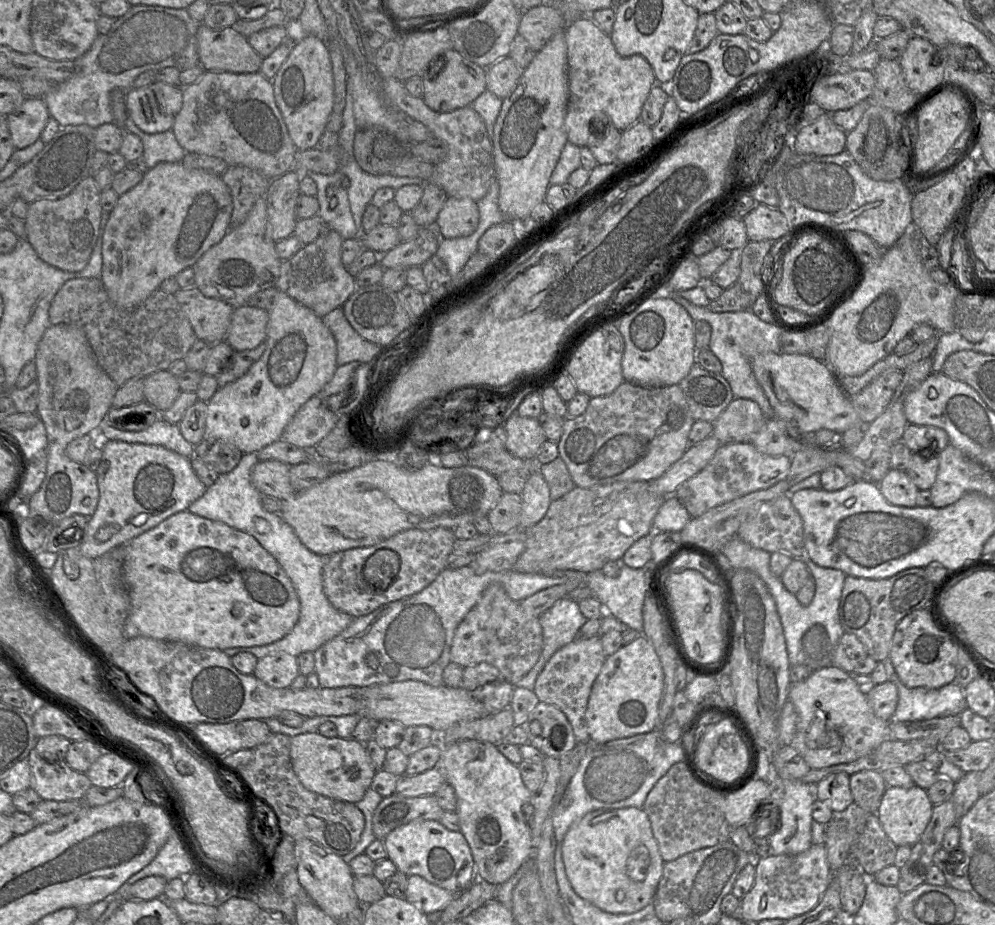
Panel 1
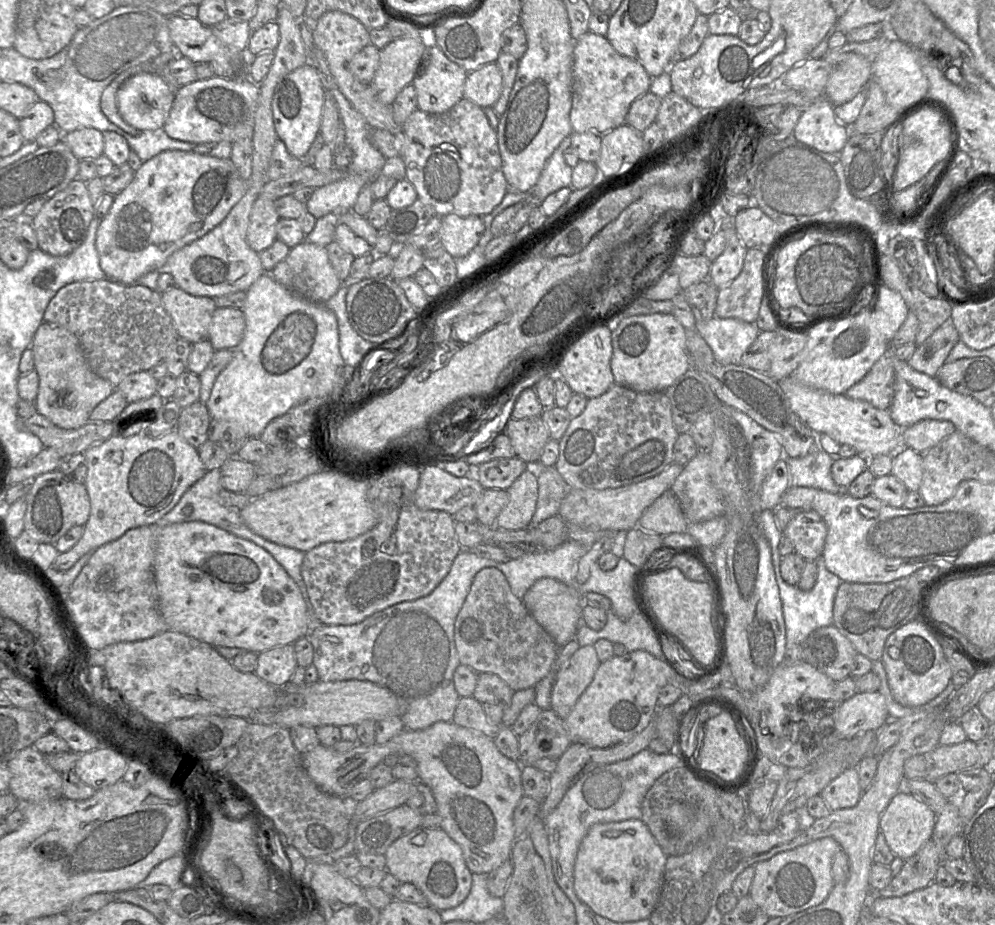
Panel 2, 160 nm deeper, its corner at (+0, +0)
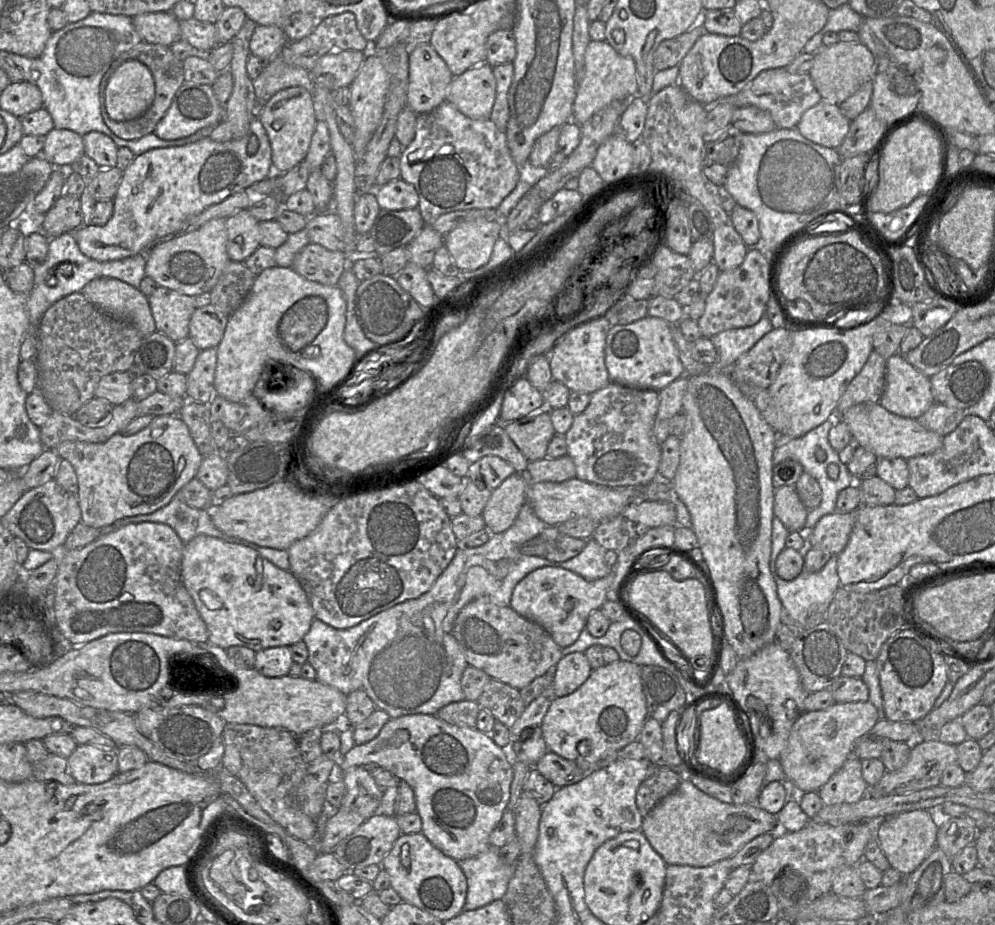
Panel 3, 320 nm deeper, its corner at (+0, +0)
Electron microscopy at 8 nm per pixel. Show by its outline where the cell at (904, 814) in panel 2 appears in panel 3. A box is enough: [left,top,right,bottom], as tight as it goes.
[877,810,938,876]

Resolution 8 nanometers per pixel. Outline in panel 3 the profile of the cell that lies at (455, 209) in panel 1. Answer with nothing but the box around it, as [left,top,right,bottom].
[444,218,503,271]

